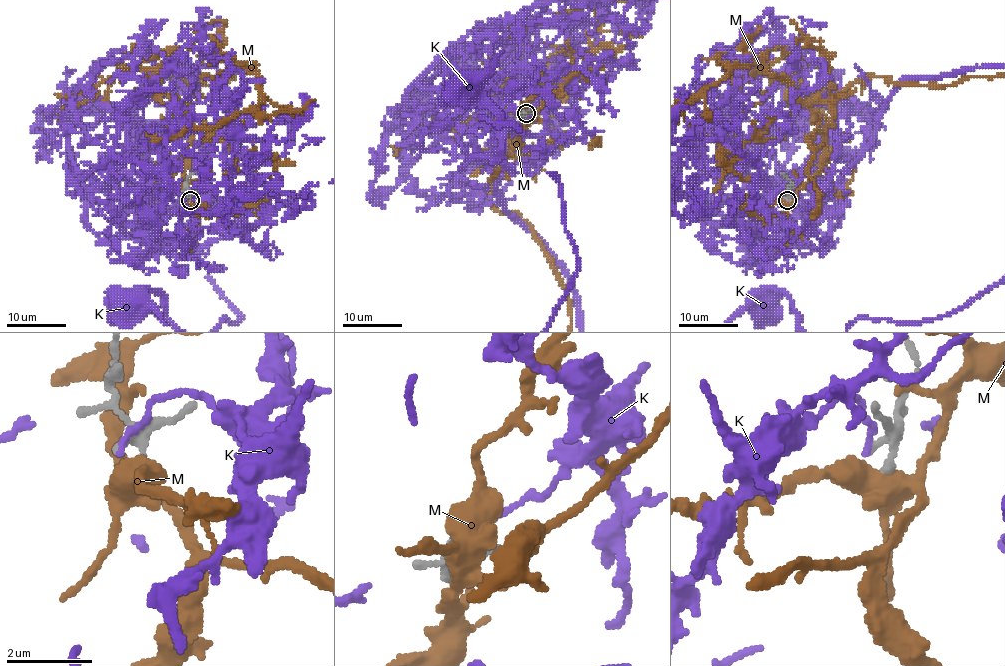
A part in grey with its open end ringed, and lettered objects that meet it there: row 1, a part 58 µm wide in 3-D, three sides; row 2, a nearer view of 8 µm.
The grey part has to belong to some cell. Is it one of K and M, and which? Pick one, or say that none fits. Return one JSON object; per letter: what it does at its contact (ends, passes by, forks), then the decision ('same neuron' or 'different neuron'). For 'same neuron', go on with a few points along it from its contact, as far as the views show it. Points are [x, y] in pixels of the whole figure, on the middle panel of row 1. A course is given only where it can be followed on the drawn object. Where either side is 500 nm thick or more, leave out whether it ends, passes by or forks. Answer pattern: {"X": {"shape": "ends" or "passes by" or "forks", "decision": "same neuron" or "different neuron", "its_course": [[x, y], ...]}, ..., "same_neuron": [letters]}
{"K": {"shape": "ends", "decision": "different neuron"}, "M": {"shape": "forks", "decision": "different neuron"}, "same_neuron": []}

